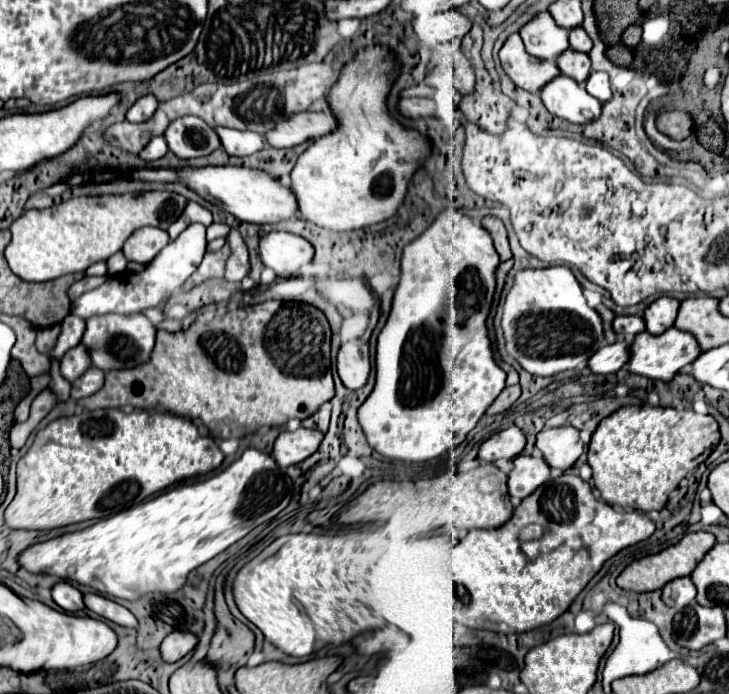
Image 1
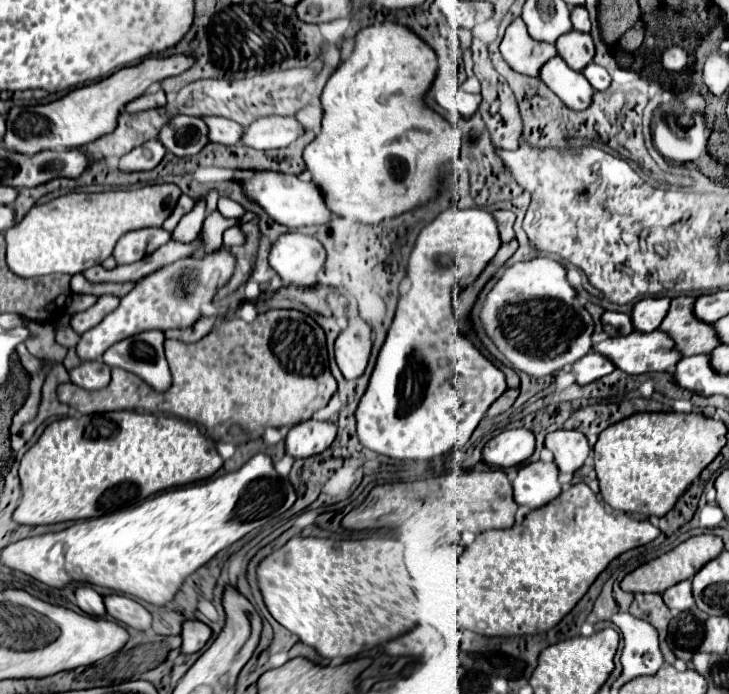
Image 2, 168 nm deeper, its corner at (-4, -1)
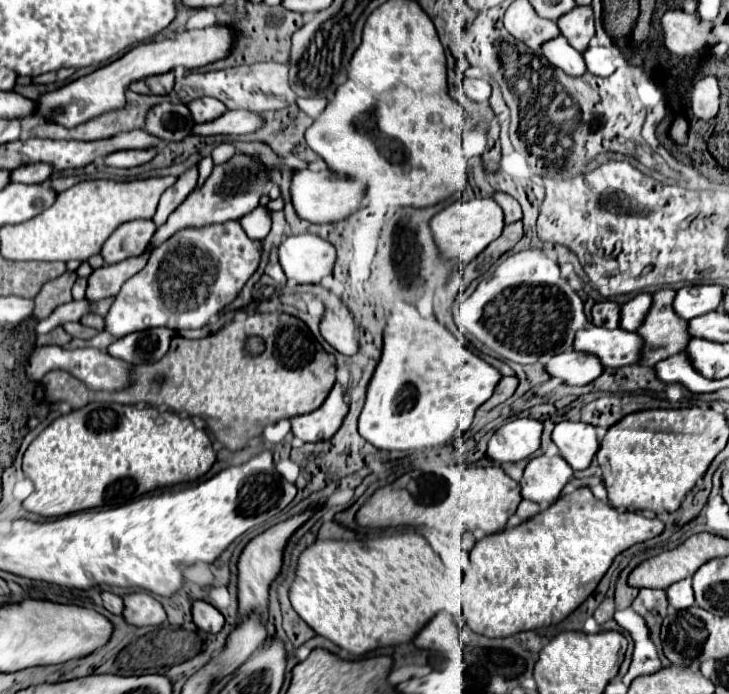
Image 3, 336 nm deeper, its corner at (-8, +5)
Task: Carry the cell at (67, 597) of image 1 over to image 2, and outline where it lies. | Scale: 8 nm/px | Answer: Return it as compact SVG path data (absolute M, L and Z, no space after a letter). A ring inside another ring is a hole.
M78 587L76 589L76 605L94 617L104 617L106 607L104 607L104 597L96 593L92 587Z

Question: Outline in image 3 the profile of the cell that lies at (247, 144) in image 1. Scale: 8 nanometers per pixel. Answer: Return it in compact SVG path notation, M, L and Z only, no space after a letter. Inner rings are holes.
M204 97L204 99L196 99L188 105L192 117L196 123L206 123L206 121L214 121L216 117L222 117L226 113L224 103L212 99L212 97Z

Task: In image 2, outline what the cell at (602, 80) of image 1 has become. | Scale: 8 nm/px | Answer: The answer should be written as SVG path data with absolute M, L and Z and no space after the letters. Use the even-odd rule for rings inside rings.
M590 63L590 65L584 67L582 73L586 75L586 79L590 81L590 85L592 85L596 91L604 91L604 89L610 87L610 75L608 75L608 71L606 71L604 67L600 67L600 65Z

